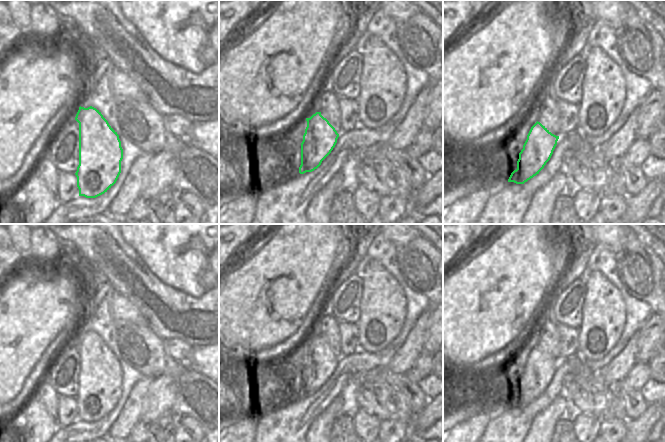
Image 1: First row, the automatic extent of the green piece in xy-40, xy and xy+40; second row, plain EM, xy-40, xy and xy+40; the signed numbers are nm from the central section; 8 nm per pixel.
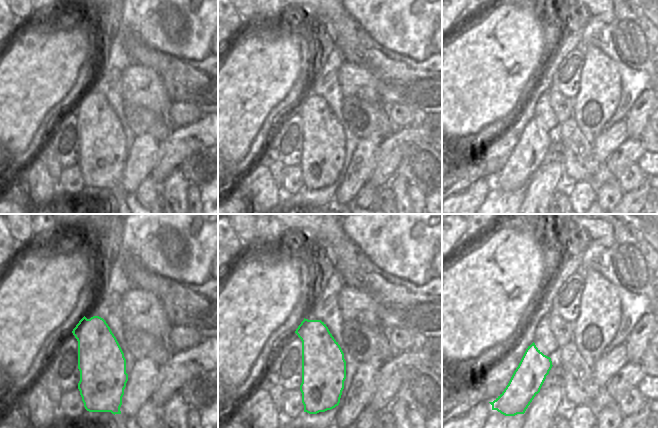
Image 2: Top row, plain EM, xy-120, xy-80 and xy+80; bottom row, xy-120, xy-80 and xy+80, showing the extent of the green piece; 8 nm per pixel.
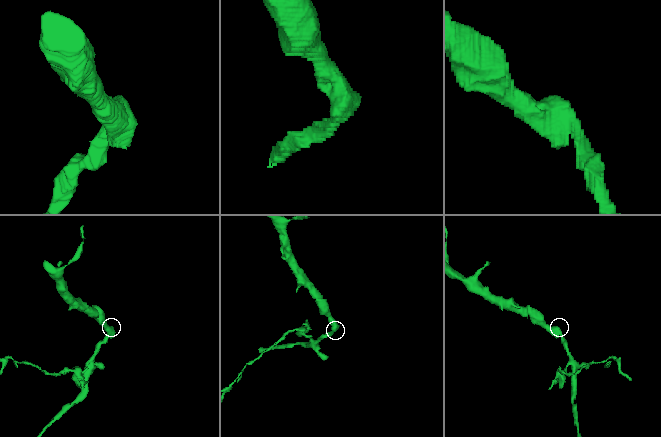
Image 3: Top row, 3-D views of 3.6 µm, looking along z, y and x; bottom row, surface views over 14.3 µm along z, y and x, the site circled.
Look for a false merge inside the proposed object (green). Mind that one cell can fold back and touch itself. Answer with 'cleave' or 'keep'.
cleave

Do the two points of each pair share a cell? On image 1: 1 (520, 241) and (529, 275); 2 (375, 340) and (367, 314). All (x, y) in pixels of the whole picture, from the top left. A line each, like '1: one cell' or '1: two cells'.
1: two cells
2: one cell

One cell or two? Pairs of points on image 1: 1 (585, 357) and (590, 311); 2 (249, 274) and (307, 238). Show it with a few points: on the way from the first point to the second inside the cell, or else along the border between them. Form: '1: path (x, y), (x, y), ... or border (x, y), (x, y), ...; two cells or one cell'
1: path (592, 346), (592, 322); one cell
2: border (279, 234), (287, 239), (286, 249), (311, 260); two cells

